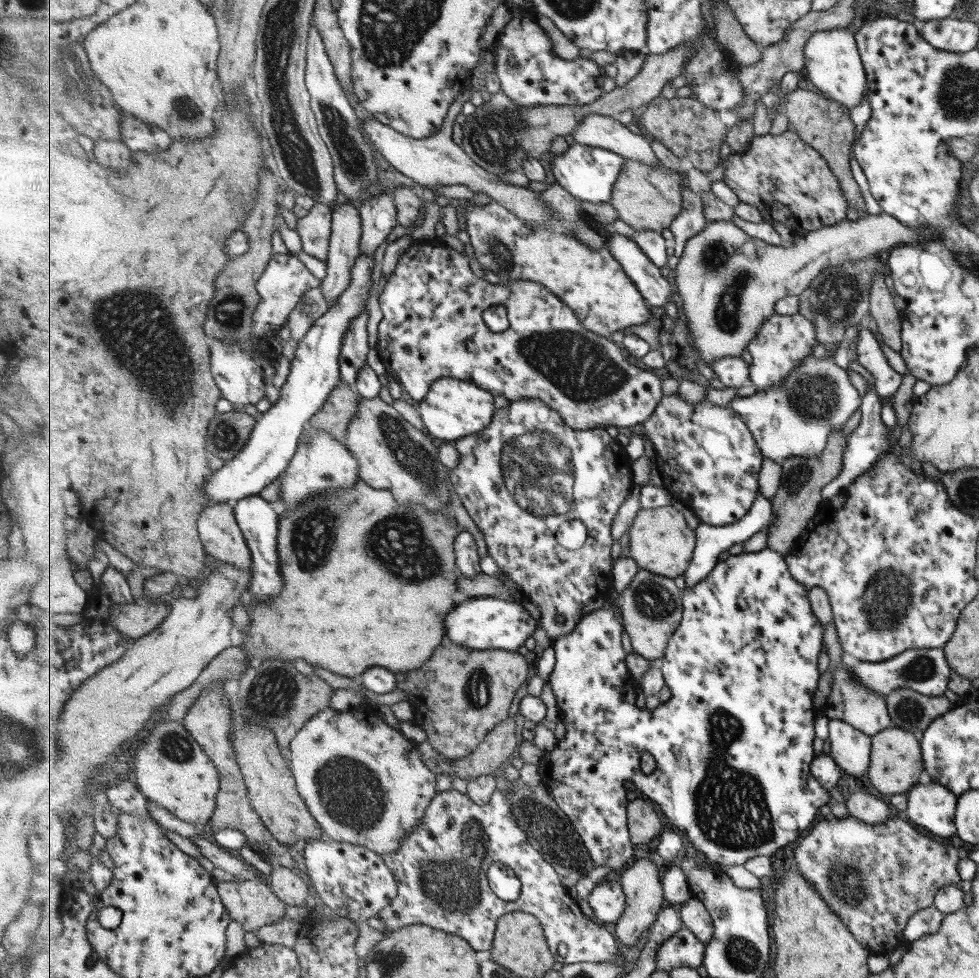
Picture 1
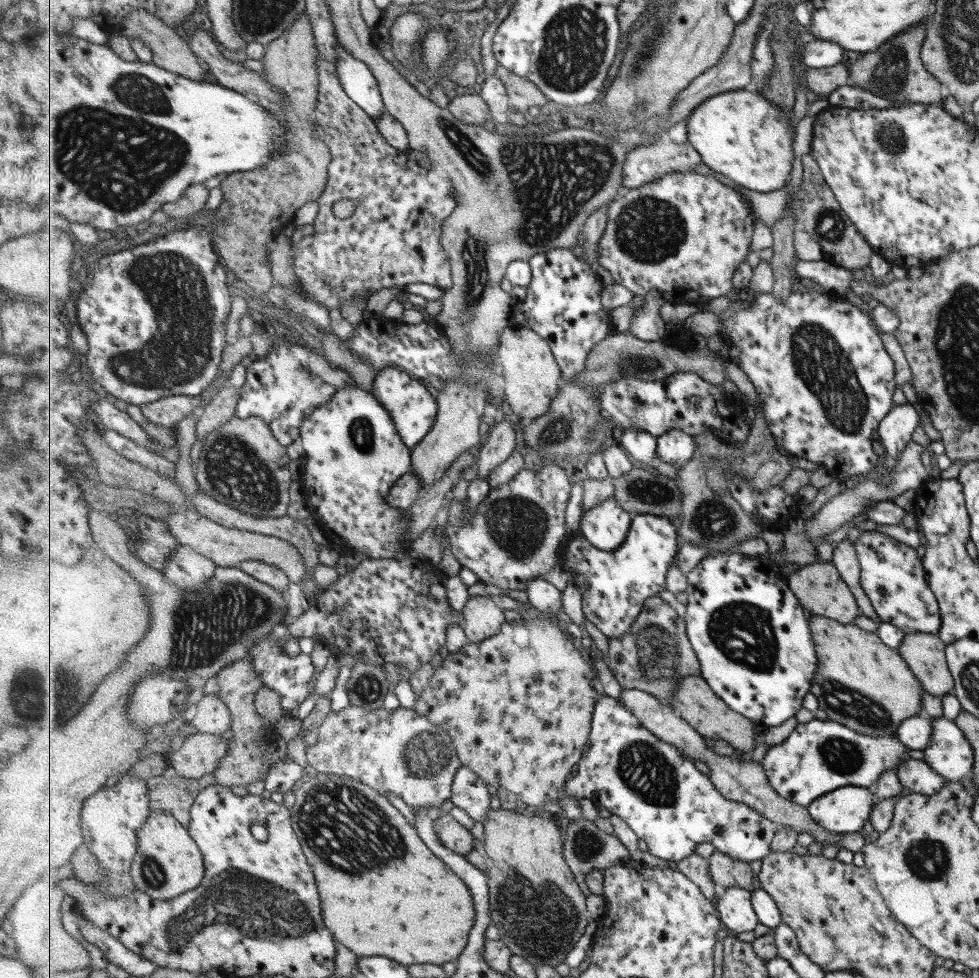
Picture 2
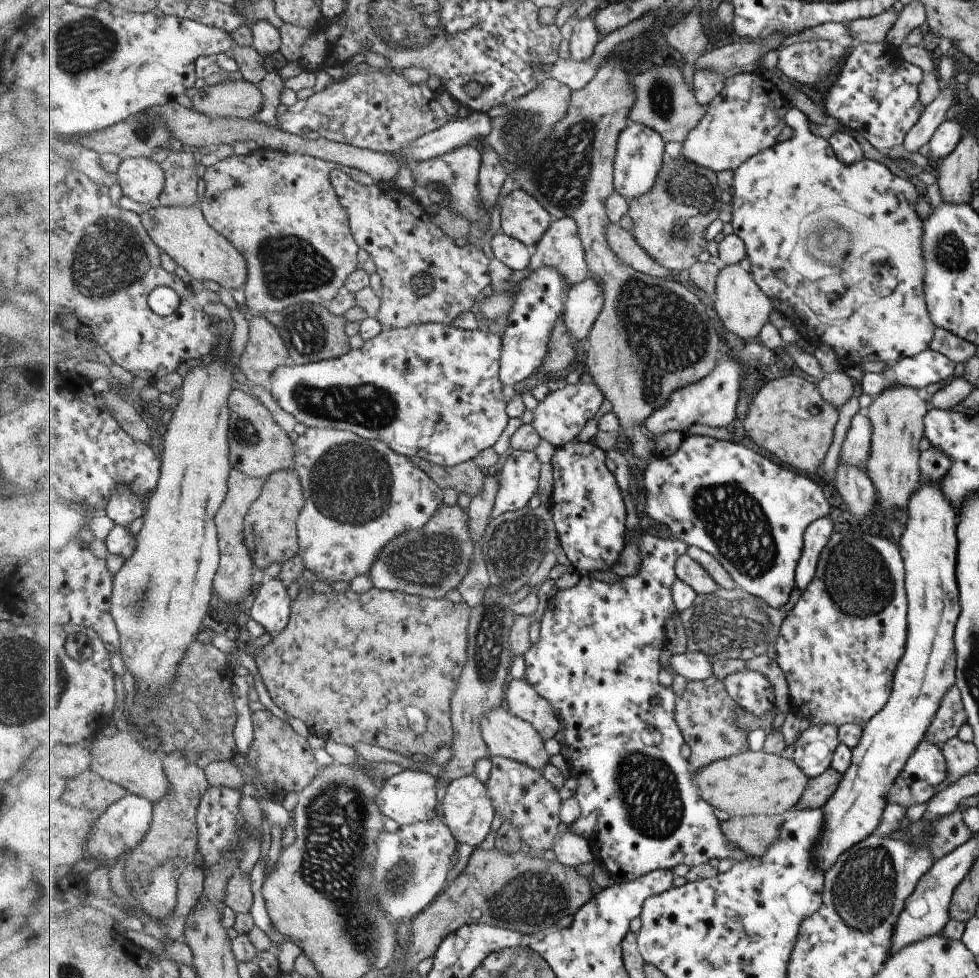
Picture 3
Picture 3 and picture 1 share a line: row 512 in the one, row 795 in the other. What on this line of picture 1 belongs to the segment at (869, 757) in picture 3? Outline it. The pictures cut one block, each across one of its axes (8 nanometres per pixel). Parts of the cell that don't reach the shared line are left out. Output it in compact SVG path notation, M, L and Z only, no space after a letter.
M933 782L915 784L908 792L905 816L908 822L919 830L927 830L935 836L949 838L956 834L953 817L956 797Z

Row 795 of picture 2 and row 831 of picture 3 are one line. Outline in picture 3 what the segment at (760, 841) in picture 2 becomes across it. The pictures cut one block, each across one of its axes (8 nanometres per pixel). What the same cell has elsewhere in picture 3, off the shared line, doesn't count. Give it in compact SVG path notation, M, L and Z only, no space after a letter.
M643 533L640 536L642 564L639 572L627 577L617 576L616 578L611 578L611 574L599 574L599 578L595 578L595 574L583 574L577 586L558 590L557 594L551 597L547 603L541 618L539 641L532 645L524 655L526 666L524 678L542 698L551 704L555 711L558 711L560 724L563 727L564 744L569 757L571 757L569 759L571 778L578 783L575 796L581 806L582 814L575 823L569 826L568 830L583 836L590 843L594 857L600 859L616 884L638 880L660 869L673 870L679 864L688 865L691 868L694 865L705 865L713 858L719 860L729 858L734 860L733 862L751 858L726 840L726 836L722 832L722 824L713 812L714 807L703 800L702 791L694 778L694 773L690 770L689 759L681 754L681 748L683 748L683 744L686 744L686 740L676 722L676 706L679 698L673 688L664 686L659 679L662 670L659 660L661 660L661 654L664 654L664 647L667 647L667 622L673 619L678 612L673 594L674 585L679 580L677 564L679 558L683 557L687 550L688 545L681 540L663 540L653 534Z

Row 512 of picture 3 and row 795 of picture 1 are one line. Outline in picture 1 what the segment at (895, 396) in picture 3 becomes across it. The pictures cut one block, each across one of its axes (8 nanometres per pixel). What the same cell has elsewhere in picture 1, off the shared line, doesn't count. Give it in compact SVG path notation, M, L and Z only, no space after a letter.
M890 726L878 734L871 736L870 766L867 769L866 775L869 779L869 784L883 796L887 796L887 794L893 796L895 794L907 793L918 783L919 772L923 770L923 767L918 736L911 734L911 732L905 732L905 730L899 730L899 728L894 726Z

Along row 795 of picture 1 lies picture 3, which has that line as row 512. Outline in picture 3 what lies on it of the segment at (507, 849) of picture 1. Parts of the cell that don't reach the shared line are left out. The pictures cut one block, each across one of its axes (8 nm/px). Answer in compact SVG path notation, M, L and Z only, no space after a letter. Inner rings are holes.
M515 451L509 454L506 462L499 474L498 497L496 498L496 508L494 509L493 518L498 517L501 513L508 511L517 511L528 506L529 500L538 494L540 486L540 474L542 472L542 464L537 458L537 454L533 451ZM443 504L424 530L410 531L391 542L369 574L375 587L427 599L443 599L449 590L457 590L470 570L474 553L474 543L467 532L466 512L457 504Z

